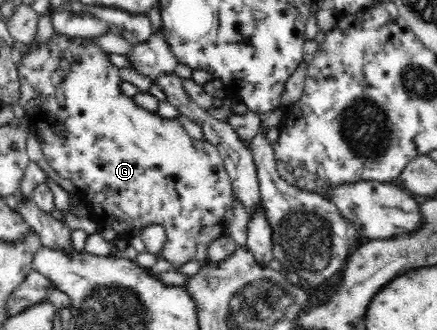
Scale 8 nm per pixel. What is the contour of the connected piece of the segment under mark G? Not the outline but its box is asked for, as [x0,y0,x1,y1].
[18,33,233,265]

